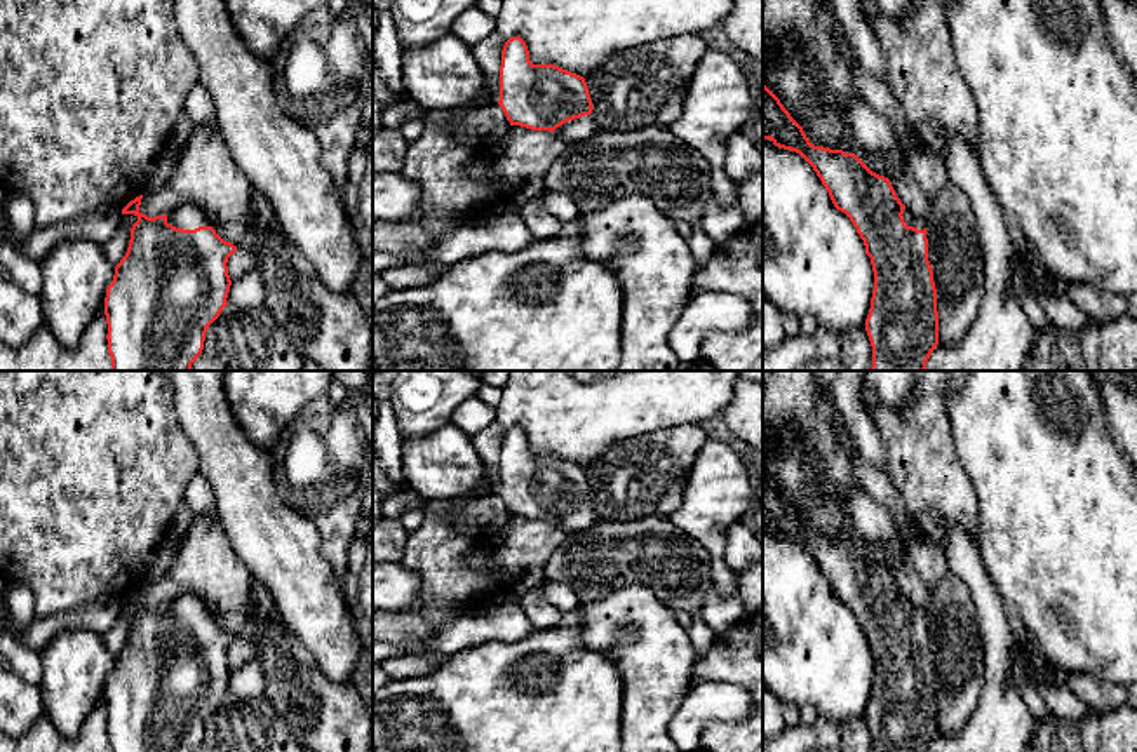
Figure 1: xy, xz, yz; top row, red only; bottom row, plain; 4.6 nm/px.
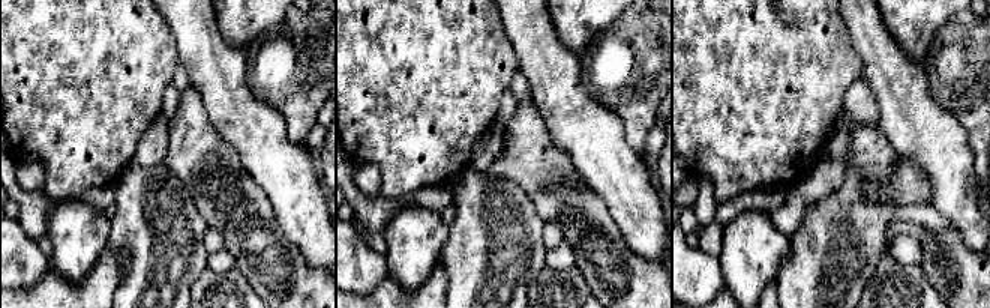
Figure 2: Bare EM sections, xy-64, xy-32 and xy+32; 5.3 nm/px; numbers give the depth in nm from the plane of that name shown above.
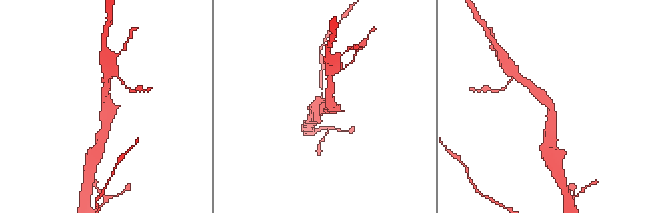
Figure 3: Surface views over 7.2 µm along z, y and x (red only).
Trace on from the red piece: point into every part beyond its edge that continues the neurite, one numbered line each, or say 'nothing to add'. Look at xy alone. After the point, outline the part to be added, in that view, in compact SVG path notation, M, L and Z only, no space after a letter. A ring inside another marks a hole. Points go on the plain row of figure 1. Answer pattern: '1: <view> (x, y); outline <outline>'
1: xy (187, 606); outline M183 594L167 604L167 613L183 618L195 620L198 616L211 616L204 602L193 594Z

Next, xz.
1: xz (582, 517); outline M585 505L575 510L569 510L557 517L552 524L557 527L561 534L569 531L582 531L585 527L594 526L599 520L592 505Z

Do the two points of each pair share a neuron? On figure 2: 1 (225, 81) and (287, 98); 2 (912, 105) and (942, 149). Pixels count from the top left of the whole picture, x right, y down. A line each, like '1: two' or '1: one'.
1: two
2: one

